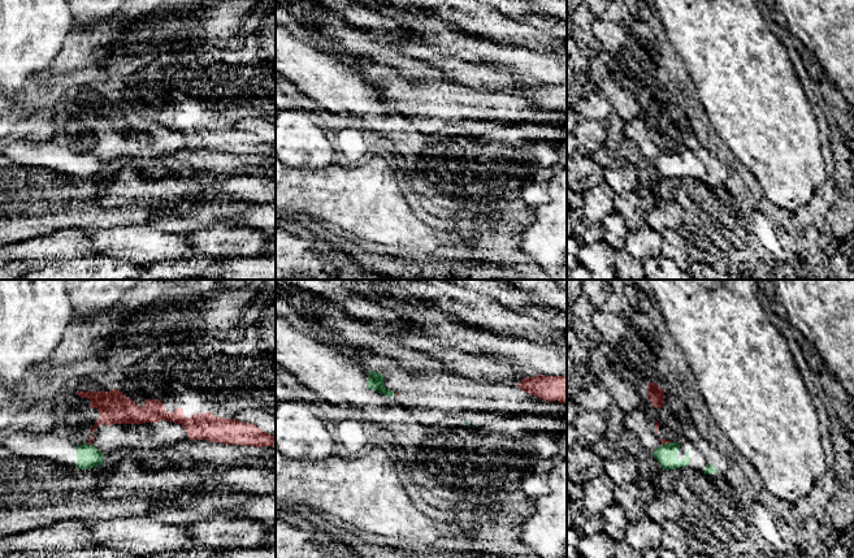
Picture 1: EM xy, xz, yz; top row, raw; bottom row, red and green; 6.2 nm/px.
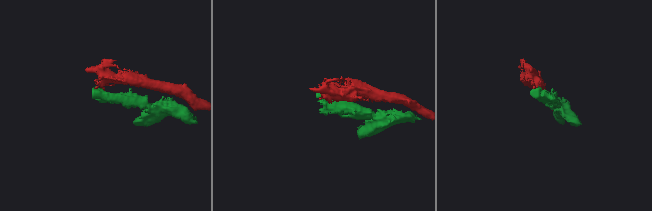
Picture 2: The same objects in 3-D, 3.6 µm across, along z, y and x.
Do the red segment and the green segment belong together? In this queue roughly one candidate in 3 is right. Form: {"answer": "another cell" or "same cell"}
{"answer": "another cell"}

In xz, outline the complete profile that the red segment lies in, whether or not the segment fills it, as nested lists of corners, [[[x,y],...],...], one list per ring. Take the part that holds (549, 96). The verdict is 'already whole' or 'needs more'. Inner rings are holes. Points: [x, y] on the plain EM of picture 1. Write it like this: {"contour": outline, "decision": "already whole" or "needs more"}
{"contour": [[[533,85],[523,87],[517,94],[526,103],[543,109],[567,112],[567,85]]], "decision": "already whole"}

